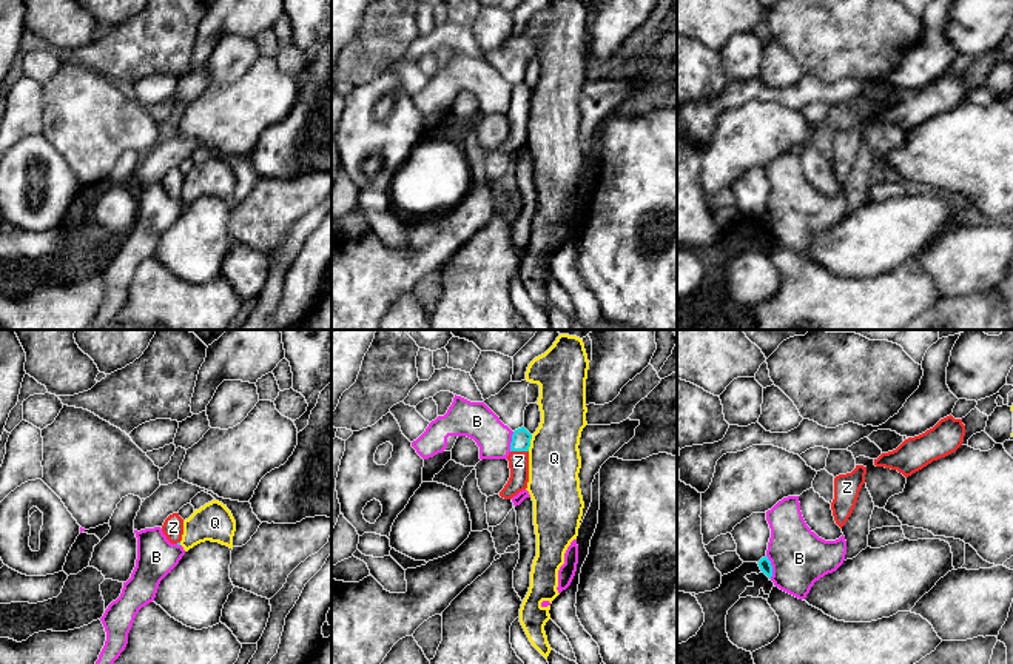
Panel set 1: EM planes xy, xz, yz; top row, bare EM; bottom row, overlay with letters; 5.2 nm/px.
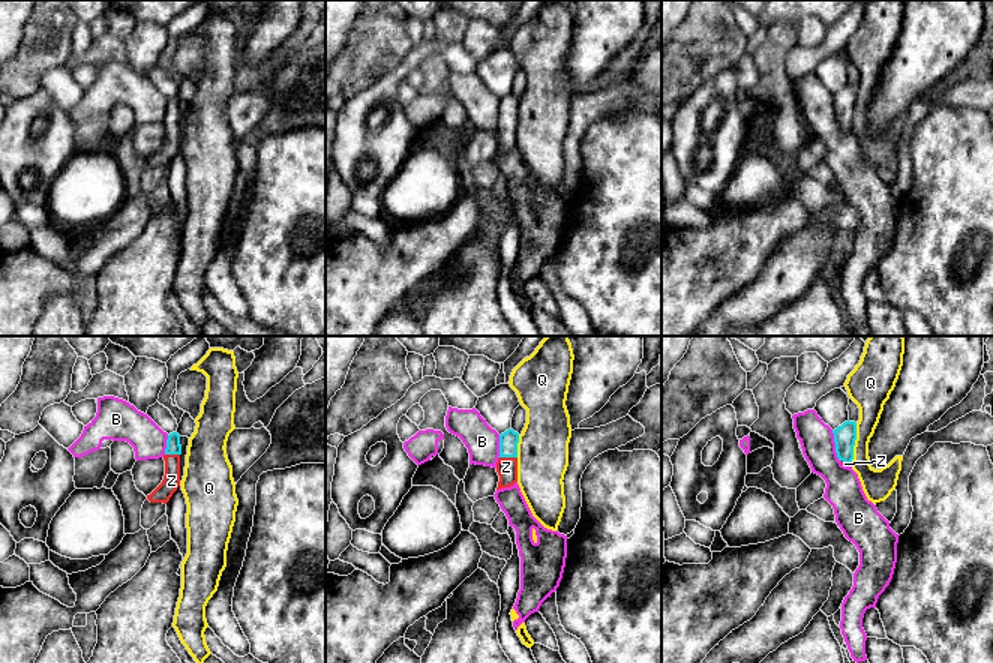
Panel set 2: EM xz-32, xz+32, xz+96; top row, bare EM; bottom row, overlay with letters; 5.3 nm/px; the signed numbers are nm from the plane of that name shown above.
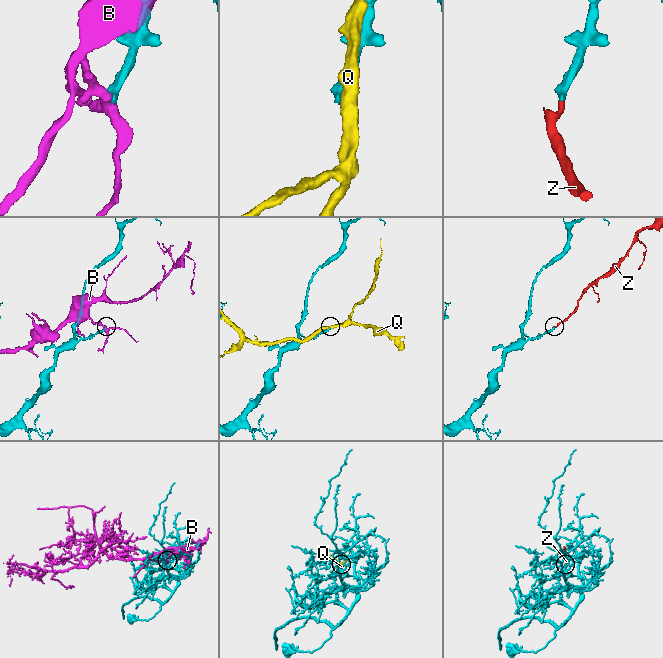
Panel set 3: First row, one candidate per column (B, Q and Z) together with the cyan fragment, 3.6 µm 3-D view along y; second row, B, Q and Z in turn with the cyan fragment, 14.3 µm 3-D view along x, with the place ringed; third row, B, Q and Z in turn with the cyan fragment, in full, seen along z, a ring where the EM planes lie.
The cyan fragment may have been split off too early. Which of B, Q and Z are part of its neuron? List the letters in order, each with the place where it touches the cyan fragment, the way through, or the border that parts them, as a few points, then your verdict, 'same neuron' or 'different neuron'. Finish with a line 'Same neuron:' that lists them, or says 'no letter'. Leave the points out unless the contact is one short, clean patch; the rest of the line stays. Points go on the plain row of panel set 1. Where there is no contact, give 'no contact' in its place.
B: contact yz (771, 222); different neuron
Q: contact xz (529, 97); different neuron
Z: contact xz (520, 105); way xz (521, 93), (520, 105), (518, 116); same neuron
Same neuron: Z

